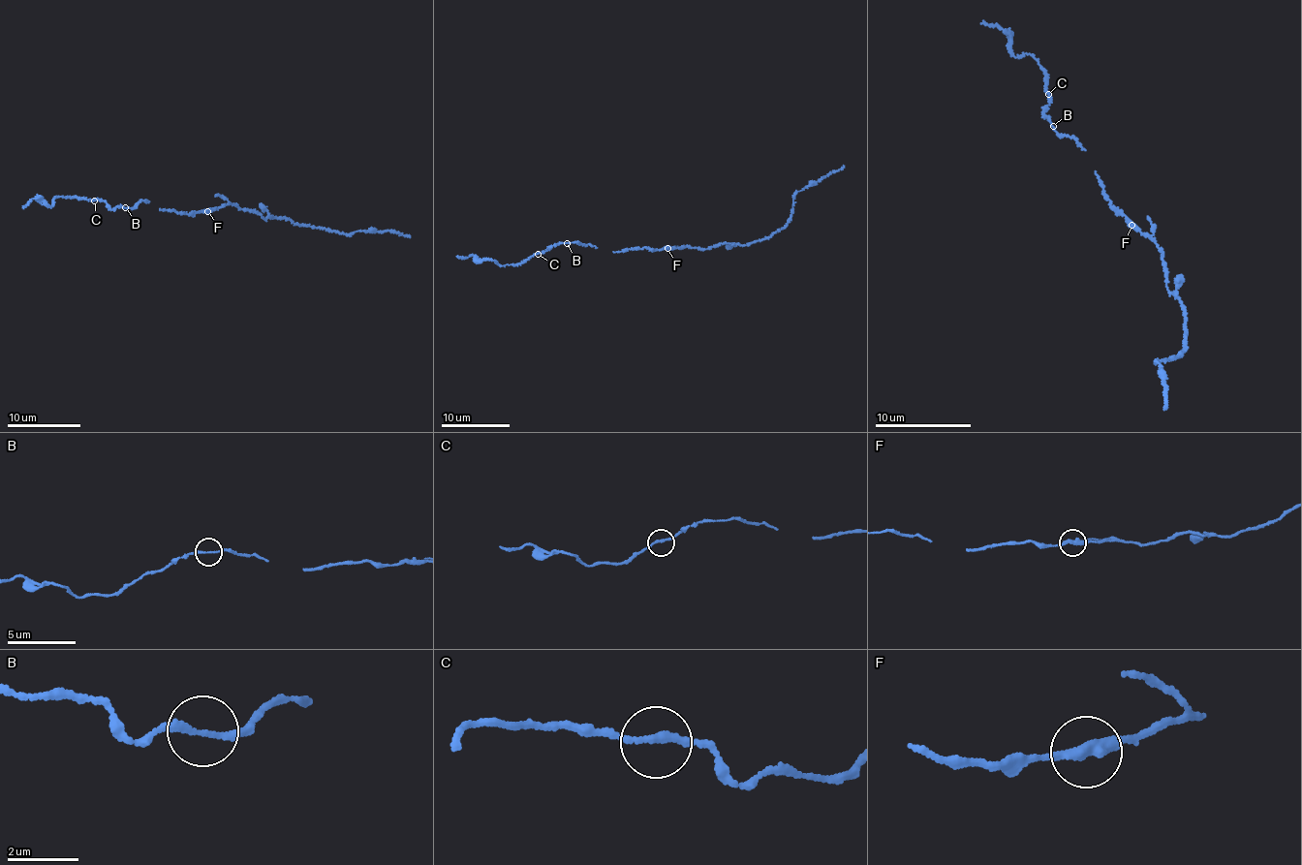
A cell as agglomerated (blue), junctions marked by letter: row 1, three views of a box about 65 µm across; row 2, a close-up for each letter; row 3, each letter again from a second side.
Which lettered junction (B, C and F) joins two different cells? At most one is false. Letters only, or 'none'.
none

